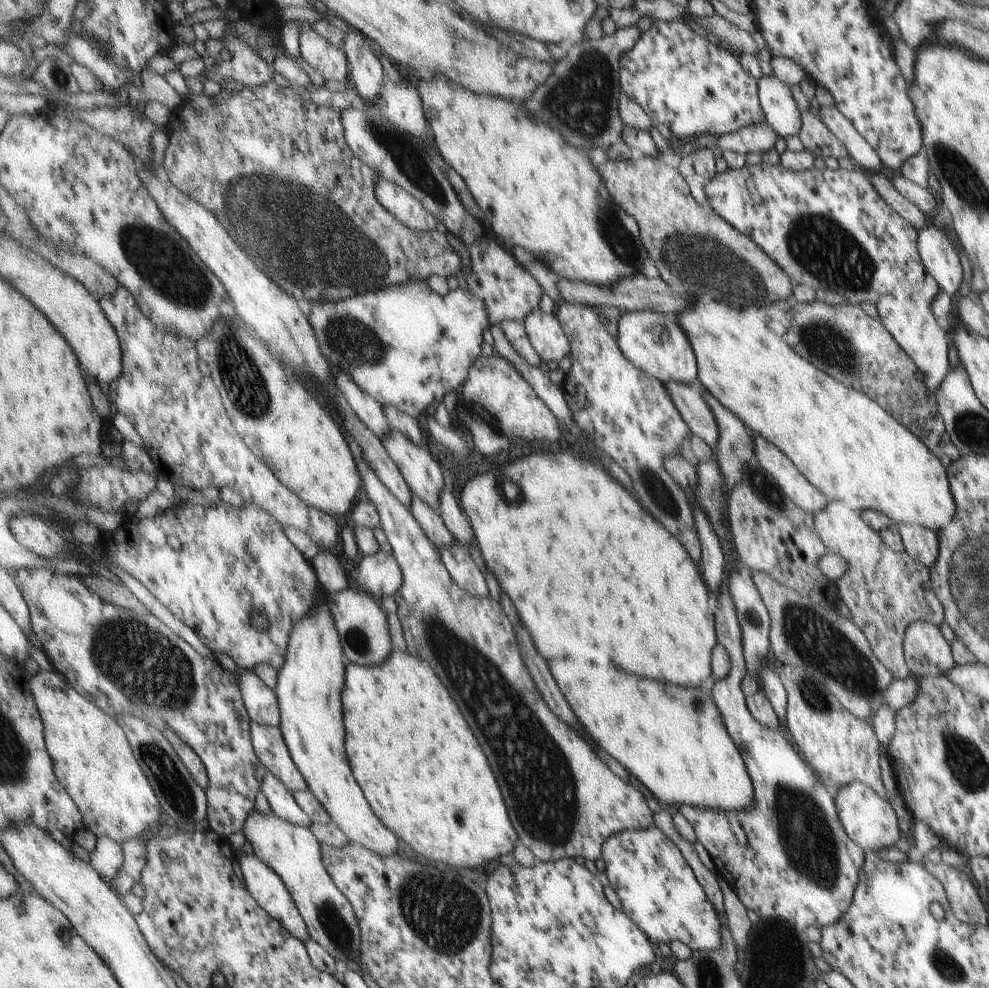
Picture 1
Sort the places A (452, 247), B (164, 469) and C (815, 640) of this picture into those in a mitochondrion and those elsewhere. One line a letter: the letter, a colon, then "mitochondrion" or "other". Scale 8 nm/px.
A: other
B: other
C: mitochondrion

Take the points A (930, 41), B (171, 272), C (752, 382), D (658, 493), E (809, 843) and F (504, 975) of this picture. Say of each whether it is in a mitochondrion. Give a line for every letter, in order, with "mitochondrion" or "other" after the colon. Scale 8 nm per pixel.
A: other
B: mitochondrion
C: other
D: mitochondrion
E: mitochondrion
F: other

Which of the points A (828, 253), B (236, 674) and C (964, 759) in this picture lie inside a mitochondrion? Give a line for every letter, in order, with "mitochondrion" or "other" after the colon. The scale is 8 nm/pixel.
A: mitochondrion
B: other
C: mitochondrion

